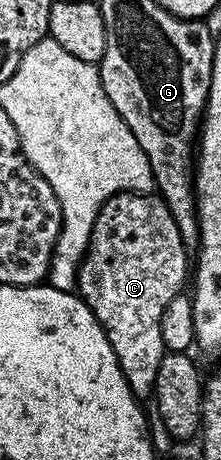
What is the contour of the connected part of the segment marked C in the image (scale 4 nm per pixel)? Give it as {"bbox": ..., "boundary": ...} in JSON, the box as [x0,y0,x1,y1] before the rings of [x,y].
{"bbox":[77,193,188,397],"boundary":[[[123,193],[114,195],[100,209],[92,229],[90,247],[78,270],[77,294],[92,309],[116,353],[116,361],[132,393],[139,397],[149,396],[154,390],[156,369],[160,369],[164,354],[160,321],[168,301],[180,294],[185,279],[187,282],[186,255],[188,249],[182,244],[180,229],[174,227],[172,213],[161,197],[154,193]]]}

